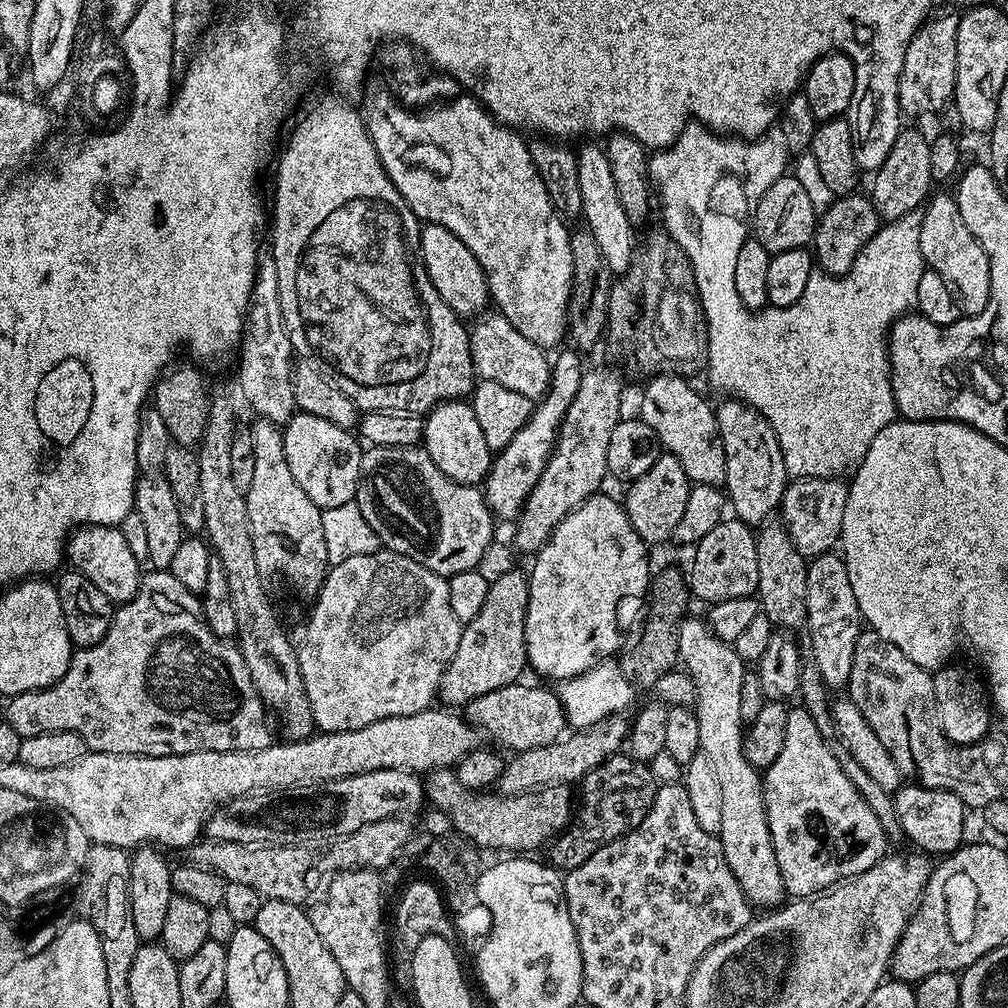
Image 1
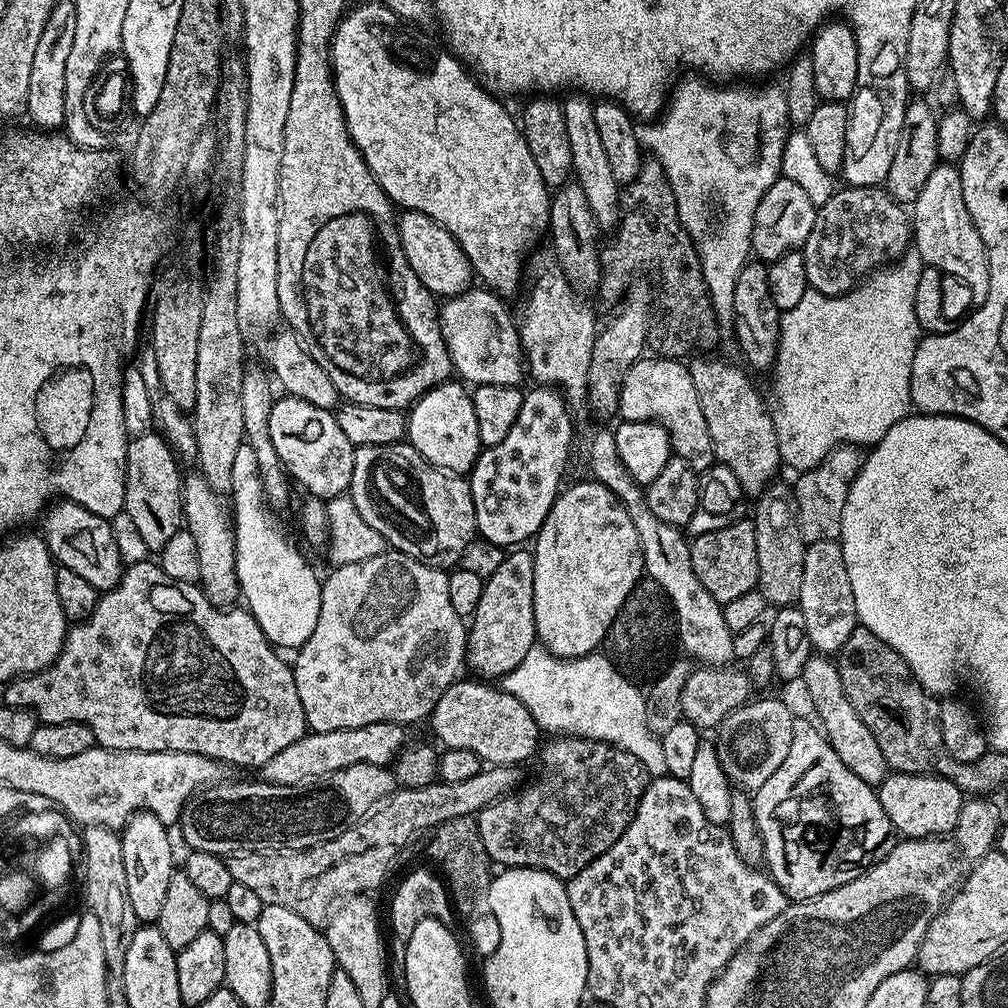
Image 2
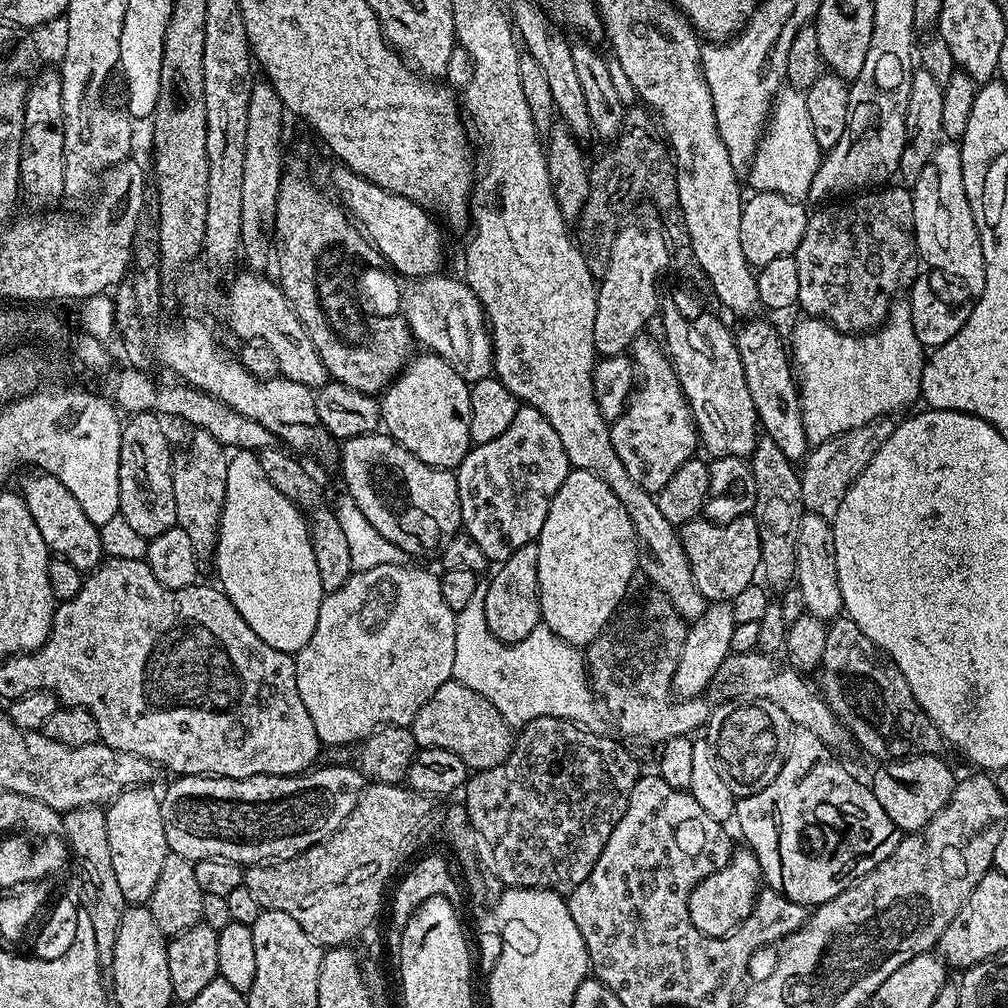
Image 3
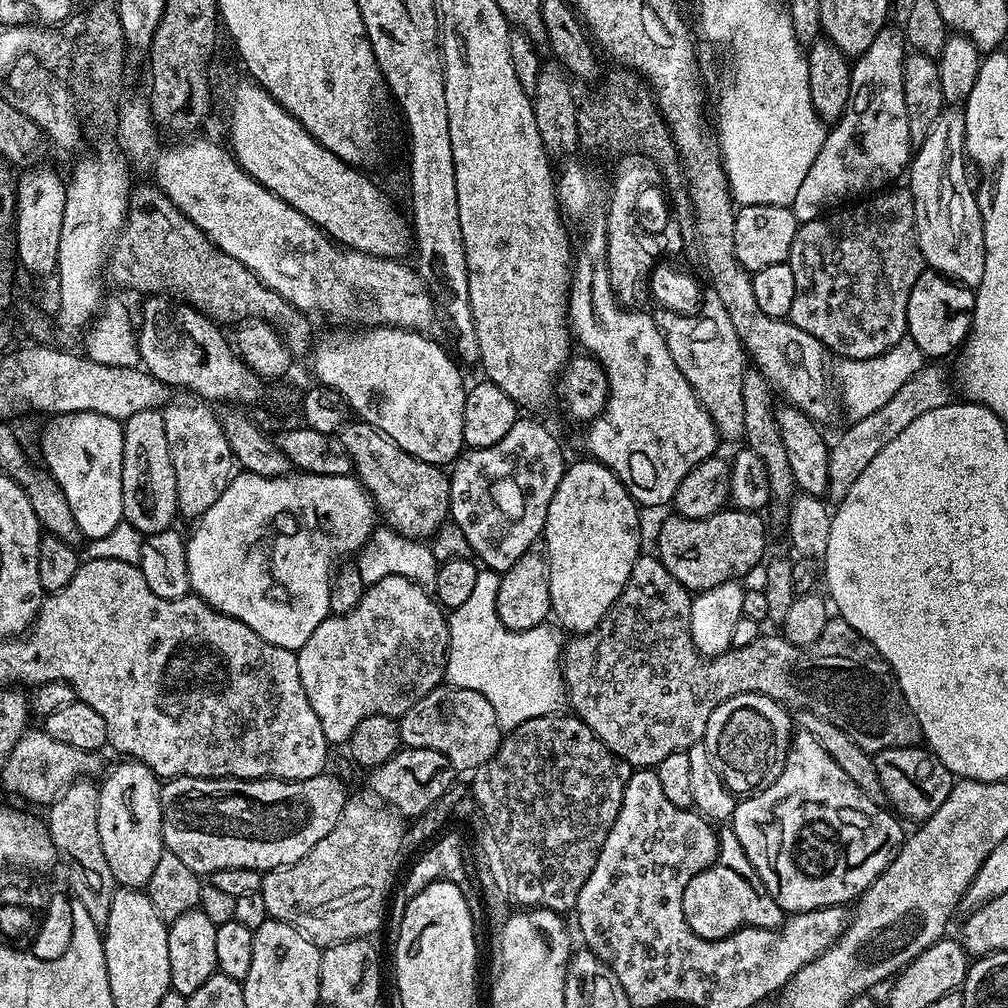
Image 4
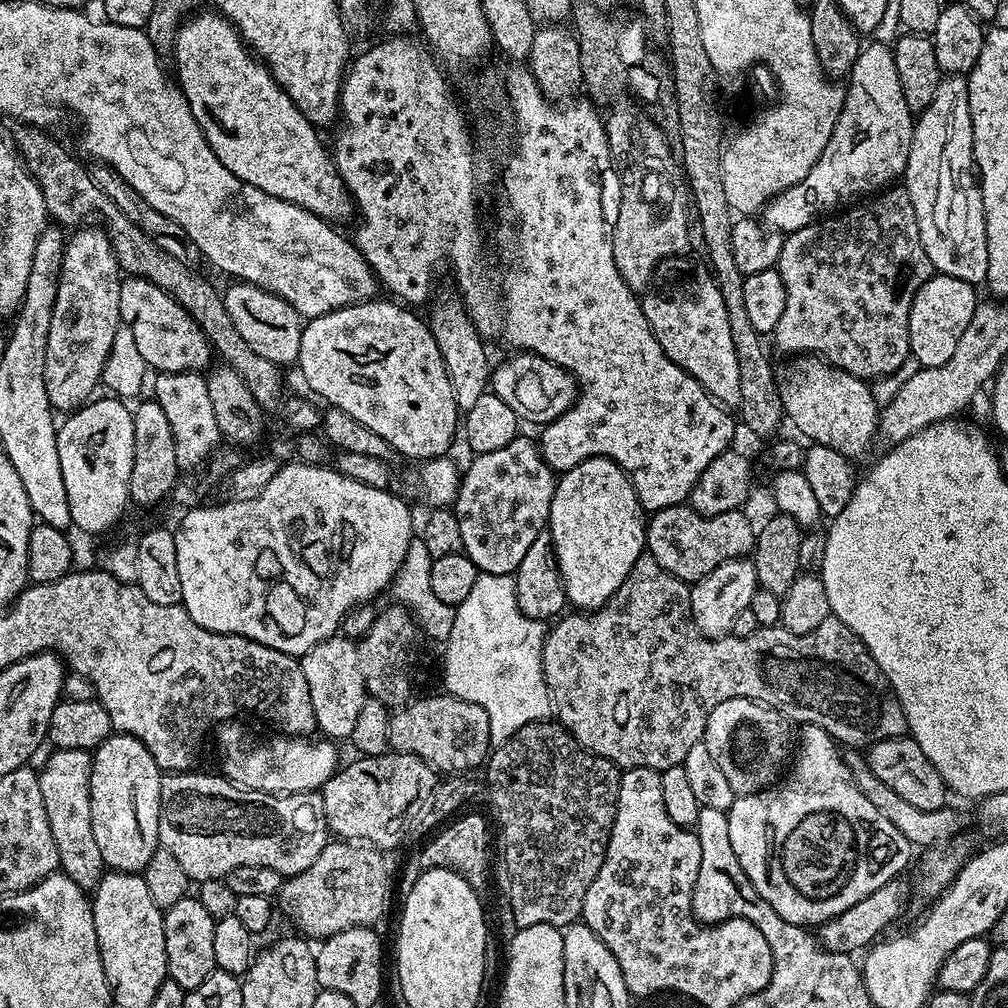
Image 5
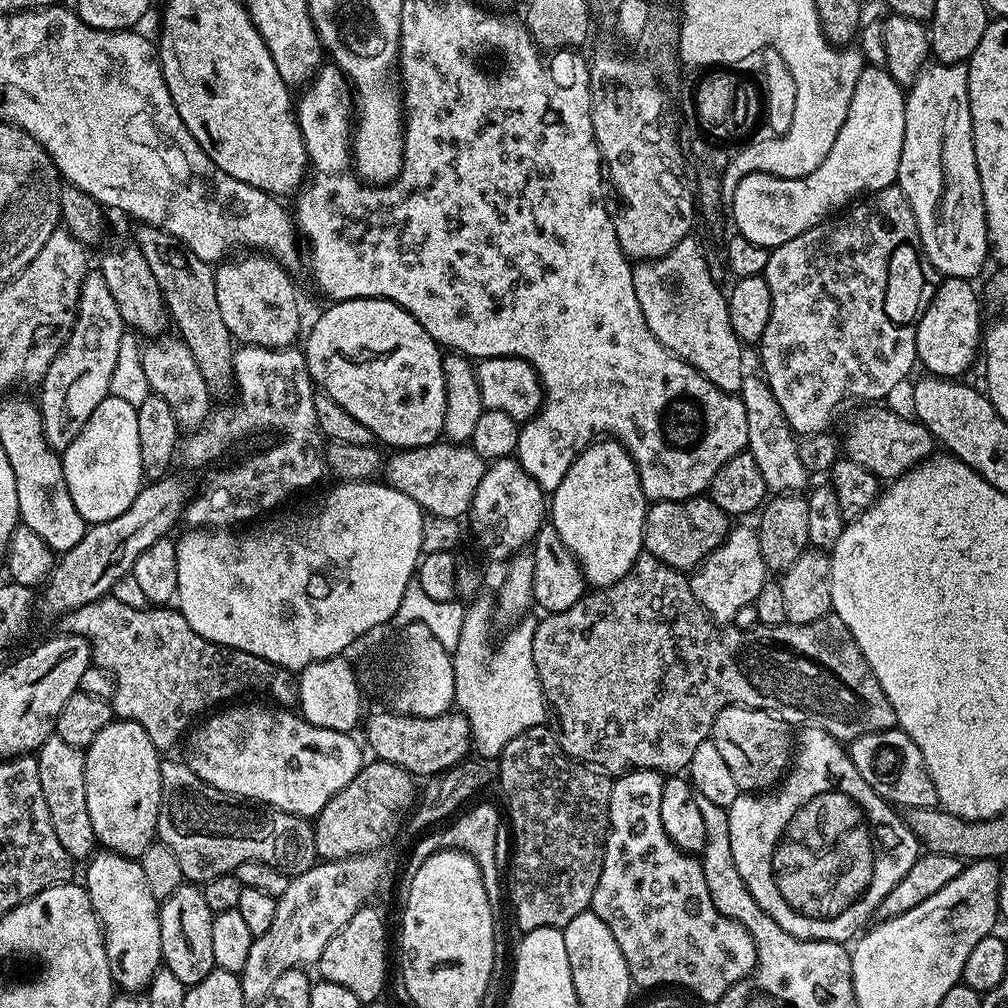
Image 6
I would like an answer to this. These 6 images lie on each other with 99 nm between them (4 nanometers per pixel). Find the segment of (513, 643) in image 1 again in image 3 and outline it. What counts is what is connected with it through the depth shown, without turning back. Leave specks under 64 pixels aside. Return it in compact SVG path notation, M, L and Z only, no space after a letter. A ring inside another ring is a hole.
M535 542L526 544L498 564L492 581L486 584L484 613L488 628L507 644L522 642L530 630L541 624L540 591L538 590L538 546Z

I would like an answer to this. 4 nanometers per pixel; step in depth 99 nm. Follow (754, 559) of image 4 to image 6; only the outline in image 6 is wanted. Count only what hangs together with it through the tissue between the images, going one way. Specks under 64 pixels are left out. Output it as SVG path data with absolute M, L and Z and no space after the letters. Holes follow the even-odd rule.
M703 495L694 496L690 500L657 500L649 503L644 519L644 551L654 554L654 558L666 562L671 568L692 570L727 538L729 527L730 517Z

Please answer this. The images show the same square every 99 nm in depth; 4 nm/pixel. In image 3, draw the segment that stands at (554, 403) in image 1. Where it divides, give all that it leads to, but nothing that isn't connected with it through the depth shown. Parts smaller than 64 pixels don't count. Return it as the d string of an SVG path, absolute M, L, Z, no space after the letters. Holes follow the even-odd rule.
M521 405L505 434L491 442L470 448L466 458L456 469L460 519L465 533L472 537L491 563L499 564L505 561L516 550L533 543L539 537L553 495L557 493L571 468L562 442L550 422L540 411L528 405Z

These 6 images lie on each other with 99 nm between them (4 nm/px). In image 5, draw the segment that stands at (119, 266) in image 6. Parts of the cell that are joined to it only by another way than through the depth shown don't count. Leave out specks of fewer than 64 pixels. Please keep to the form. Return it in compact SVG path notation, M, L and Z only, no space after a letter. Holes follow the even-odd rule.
M140 276L121 279L120 319L123 327L134 334L134 343L149 369L157 373L200 372L213 363L214 349L195 318L166 290L154 286L154 282Z

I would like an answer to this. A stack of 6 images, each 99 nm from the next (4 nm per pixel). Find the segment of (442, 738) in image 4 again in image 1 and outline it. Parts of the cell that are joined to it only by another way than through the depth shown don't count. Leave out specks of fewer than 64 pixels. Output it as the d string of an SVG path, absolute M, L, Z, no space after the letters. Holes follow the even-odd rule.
M524 683L507 684L498 690L490 690L490 694L482 694L482 698L474 698L466 706L468 723L483 735L485 732L493 740L489 740L493 745L501 749L509 748L512 754L553 744L561 739L566 728L559 695L553 689L551 692L548 688L531 688Z

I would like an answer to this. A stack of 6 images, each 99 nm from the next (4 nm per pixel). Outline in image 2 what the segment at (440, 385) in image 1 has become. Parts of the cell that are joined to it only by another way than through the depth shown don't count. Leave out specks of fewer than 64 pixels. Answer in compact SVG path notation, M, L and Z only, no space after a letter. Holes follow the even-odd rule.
M418 274L410 276L410 286L414 286L414 294L408 294L410 300L406 302L400 320L409 332L410 338L415 341L420 340L420 344L424 344L424 364L420 364L420 372L416 372L416 376L408 376L408 380L392 380L392 384L360 384L360 380L352 380L352 376L344 376L344 372L334 368L332 370L334 390L338 390L341 401L358 406L382 406L386 410L395 408L408 410L428 391L445 383L453 375L452 359L440 329L437 297L433 296L430 290L426 290L426 286L422 286Z

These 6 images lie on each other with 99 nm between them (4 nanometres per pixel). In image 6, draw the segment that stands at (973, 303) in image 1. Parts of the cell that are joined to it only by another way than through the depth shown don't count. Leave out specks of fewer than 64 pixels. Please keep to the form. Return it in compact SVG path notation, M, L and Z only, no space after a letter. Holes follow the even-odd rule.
M929 63L907 89L904 102L906 134L902 138L902 158L896 184L906 194L918 222L924 252L941 277L956 276L971 281L990 260L988 227L982 198L982 182L974 154L972 119L968 101L968 69L964 64Z

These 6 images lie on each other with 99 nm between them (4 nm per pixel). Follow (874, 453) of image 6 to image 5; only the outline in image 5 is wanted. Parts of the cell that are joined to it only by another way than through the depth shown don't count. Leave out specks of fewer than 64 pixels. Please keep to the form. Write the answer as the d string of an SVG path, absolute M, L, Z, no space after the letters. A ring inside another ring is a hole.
M808 358L804 368L792 372L780 380L780 397L784 407L785 417L801 432L799 435L812 444L821 444L830 450L838 450L838 454L849 458L857 458L878 436L878 405L872 397L872 389L859 376L850 374L841 368L834 368L823 358Z

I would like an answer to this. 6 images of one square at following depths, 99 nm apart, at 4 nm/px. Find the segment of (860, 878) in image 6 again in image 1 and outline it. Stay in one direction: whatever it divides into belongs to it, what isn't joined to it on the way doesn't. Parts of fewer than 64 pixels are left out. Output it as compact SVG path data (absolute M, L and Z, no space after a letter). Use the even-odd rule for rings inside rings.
M803 706L795 707L788 708L786 736L778 756L763 773L762 787L764 809L771 824L770 836L774 842L774 854L778 858L784 887L793 897L807 898L870 870L870 866L874 866L886 855L886 837L878 818L874 818L874 810L866 806L854 782L846 778L838 758L834 758L831 743L824 740L818 726L814 726L814 718L810 718Z

